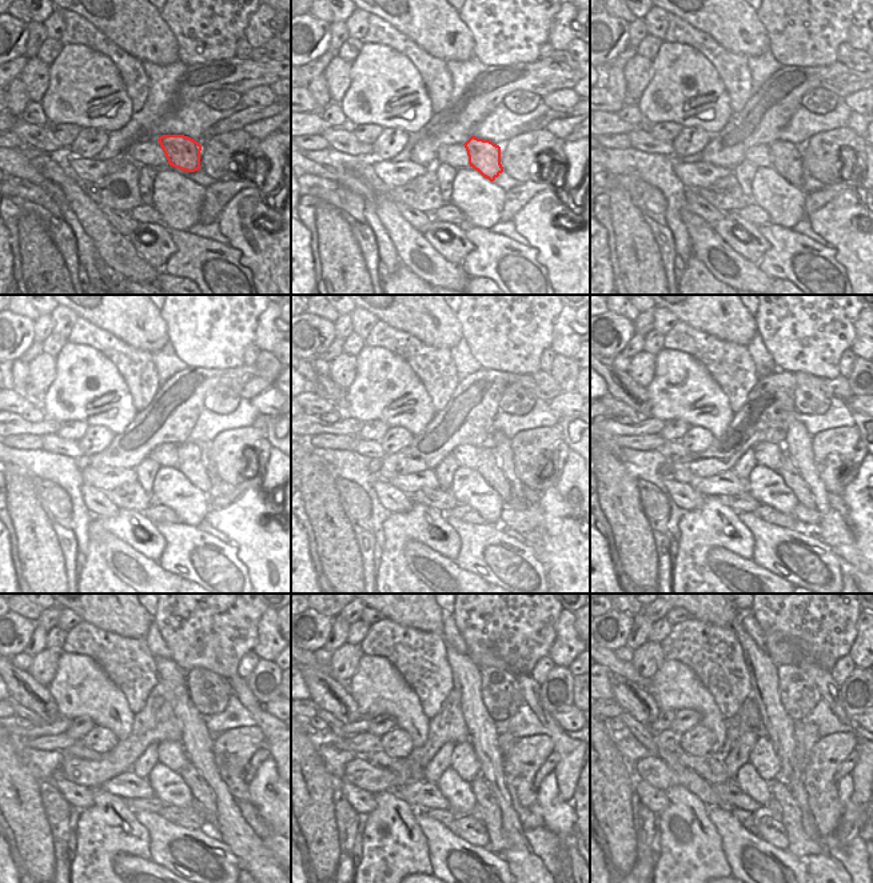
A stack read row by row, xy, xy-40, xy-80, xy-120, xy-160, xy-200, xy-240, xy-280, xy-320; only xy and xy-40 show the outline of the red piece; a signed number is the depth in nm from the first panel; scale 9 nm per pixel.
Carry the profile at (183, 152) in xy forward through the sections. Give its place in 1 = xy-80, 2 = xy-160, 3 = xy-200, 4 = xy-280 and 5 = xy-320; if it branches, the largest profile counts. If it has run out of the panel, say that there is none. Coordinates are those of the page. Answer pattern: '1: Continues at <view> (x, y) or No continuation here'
1: Continues at xy-80 (786, 158)
2: Continues at xy-160 (489, 467)
3: Continues at xy-200 (788, 470)
4: Continues at xy-280 (486, 810)
5: Continues at xy-320 (801, 844)

